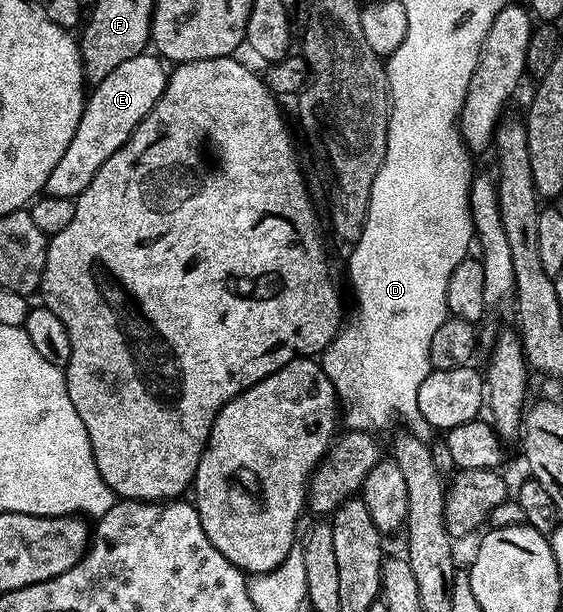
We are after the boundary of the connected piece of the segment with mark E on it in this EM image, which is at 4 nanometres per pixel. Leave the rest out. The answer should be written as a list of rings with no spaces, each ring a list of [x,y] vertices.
[[[143,53],[136,57],[128,57],[121,65],[116,65],[104,81],[93,84],[87,94],[86,105],[82,109],[80,125],[76,125],[76,133],[72,133],[72,141],[68,141],[68,149],[64,149],[64,157],[56,164],[56,169],[48,173],[45,194],[52,197],[74,199],[96,177],[96,169],[128,141],[136,125],[160,101],[166,88],[168,67],[157,54]]]

